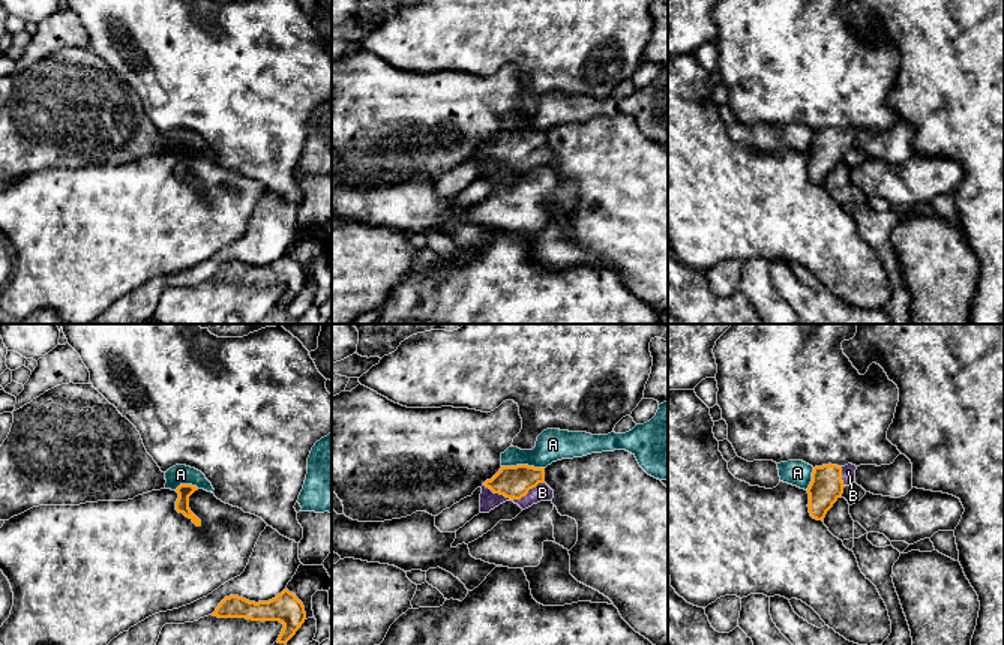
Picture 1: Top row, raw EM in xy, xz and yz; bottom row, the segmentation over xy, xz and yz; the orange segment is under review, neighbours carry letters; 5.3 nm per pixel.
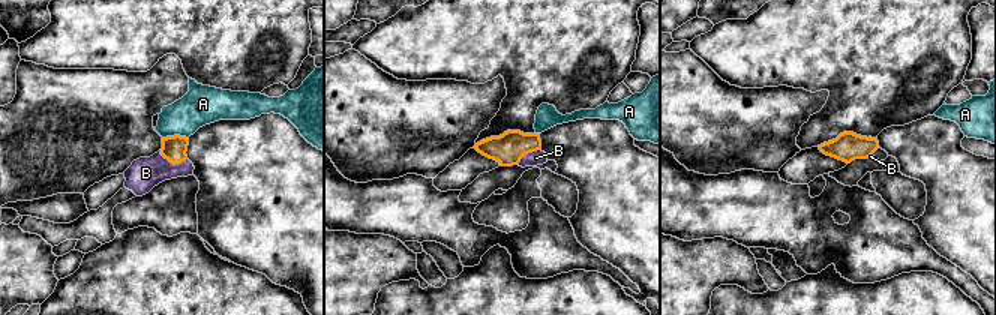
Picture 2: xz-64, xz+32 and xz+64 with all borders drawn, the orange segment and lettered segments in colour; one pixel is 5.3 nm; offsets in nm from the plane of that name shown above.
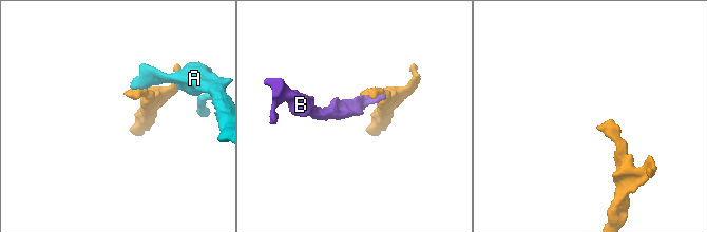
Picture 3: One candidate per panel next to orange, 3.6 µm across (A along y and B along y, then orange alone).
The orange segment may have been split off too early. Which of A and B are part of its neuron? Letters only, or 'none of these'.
B

